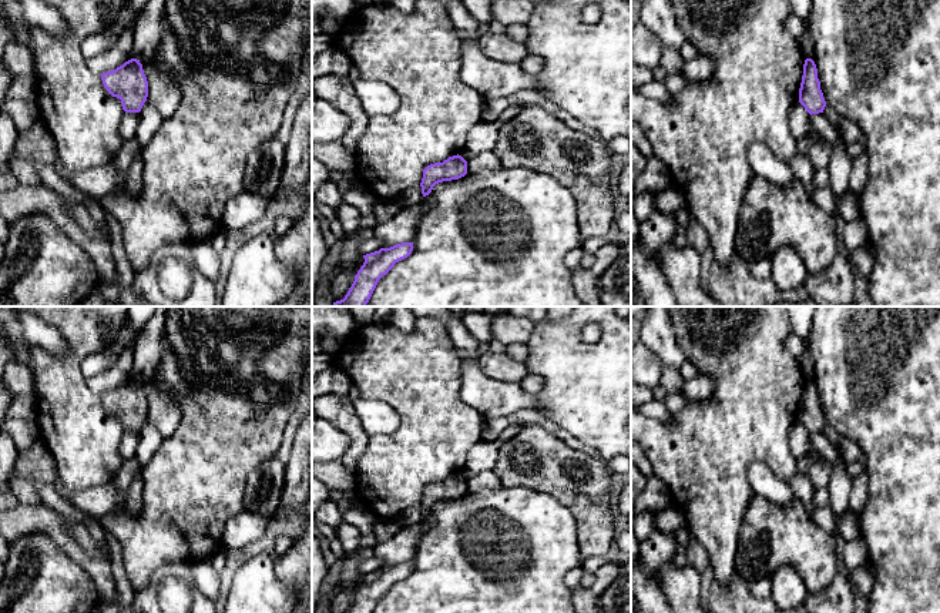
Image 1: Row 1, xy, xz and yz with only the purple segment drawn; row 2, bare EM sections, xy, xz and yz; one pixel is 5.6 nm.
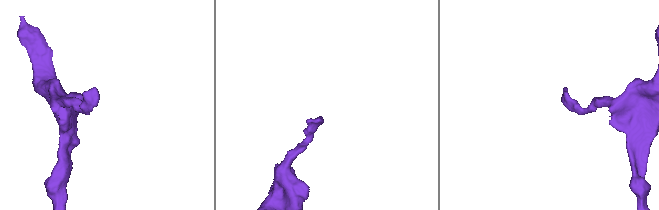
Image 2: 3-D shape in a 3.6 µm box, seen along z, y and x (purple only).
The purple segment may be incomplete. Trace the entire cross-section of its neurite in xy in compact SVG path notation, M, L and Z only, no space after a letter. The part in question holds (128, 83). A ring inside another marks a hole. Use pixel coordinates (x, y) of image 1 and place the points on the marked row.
M137 58L101 74L107 91L121 100L125 113L140 113L148 97L148 81Z

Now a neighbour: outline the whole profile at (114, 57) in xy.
M134 30L122 31L117 44L100 56L87 58L87 66L94 74L103 74L122 66L132 58Z

